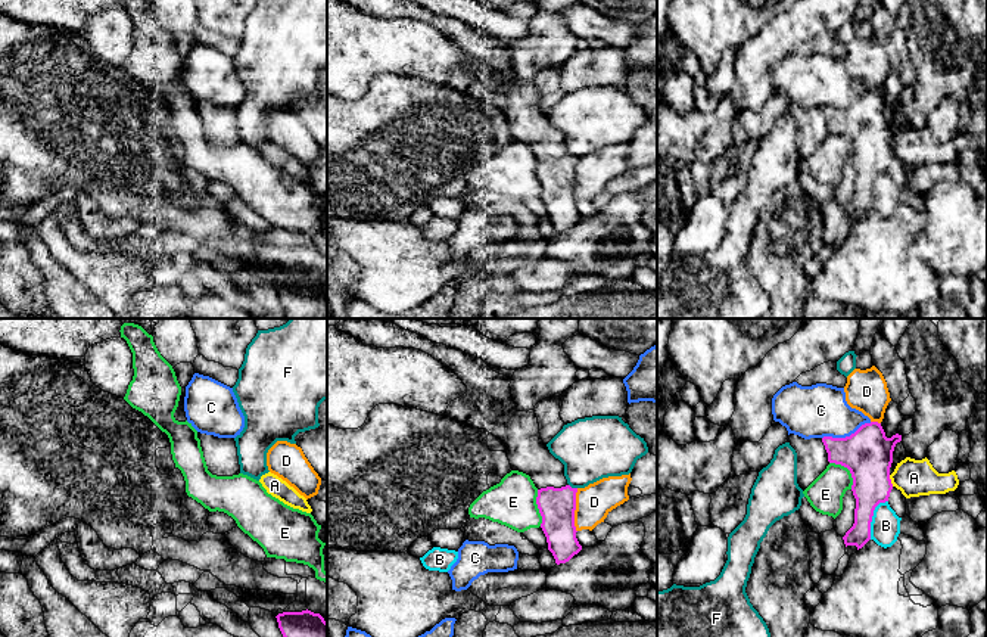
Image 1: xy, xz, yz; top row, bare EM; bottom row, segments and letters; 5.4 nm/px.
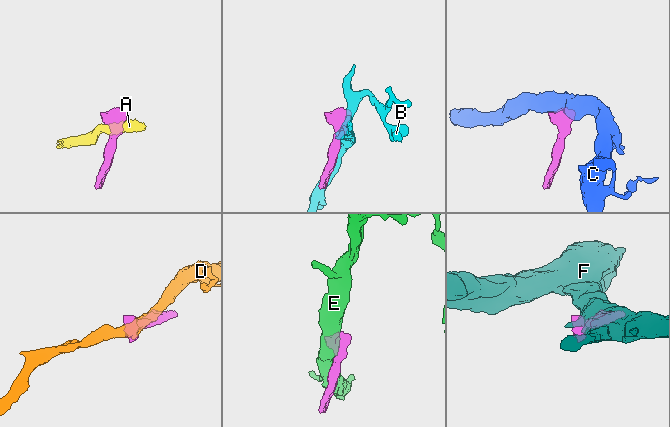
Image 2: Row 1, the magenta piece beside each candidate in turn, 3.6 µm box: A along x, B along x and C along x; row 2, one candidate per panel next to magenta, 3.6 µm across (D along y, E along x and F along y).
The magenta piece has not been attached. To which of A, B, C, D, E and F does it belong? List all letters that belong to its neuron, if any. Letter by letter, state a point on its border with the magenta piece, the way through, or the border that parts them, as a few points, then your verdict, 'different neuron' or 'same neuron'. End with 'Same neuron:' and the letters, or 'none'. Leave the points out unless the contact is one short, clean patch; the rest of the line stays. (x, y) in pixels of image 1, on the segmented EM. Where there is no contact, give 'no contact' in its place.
A: yz (890, 481) | along yz (889, 475), (893, 485) | different neuron
B: yz (871, 518) | different neuron
C: yz (846, 437) | along yz (871, 422), (862, 423), (849, 435), (822, 438) | different neuron
D: xz (575, 509) | along xz (578, 488), (575, 500), (576, 531) | different neuron
E: yz (849, 469) | different neuron
F: xz (573, 488) | along xz (569, 484), (576, 488) | different neuron
Same neuron: none

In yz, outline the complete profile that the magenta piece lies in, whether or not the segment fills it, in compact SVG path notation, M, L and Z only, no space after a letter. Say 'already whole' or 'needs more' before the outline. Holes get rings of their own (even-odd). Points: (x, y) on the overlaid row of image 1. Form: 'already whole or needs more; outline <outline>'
needs more; outline M878 422L862 425L846 438L804 439L790 434L788 442L797 453L797 484L804 491L829 463L847 467L853 478L856 498L854 523L843 537L846 547L862 549L871 540L871 522L879 503L888 501L893 484L890 467L893 451L902 435L891 438Z

